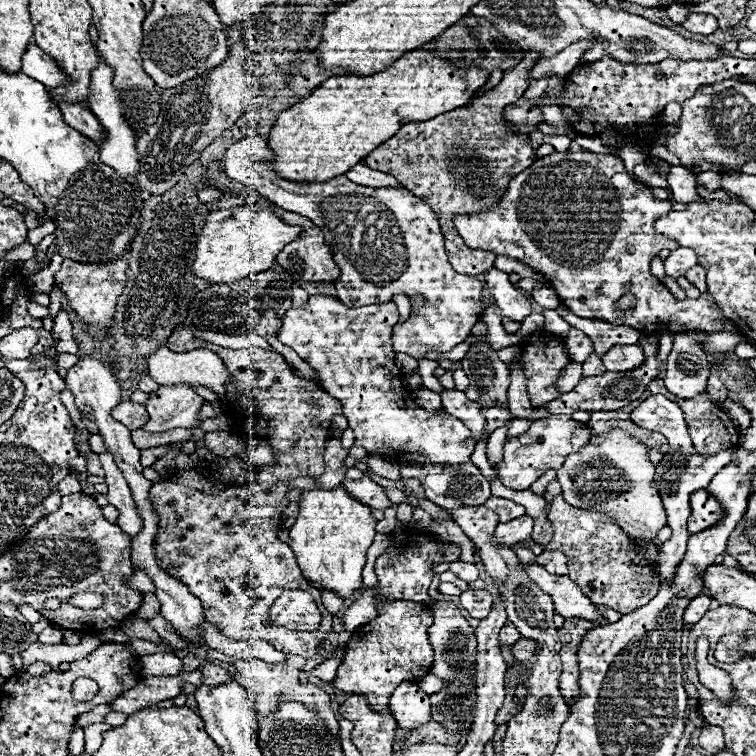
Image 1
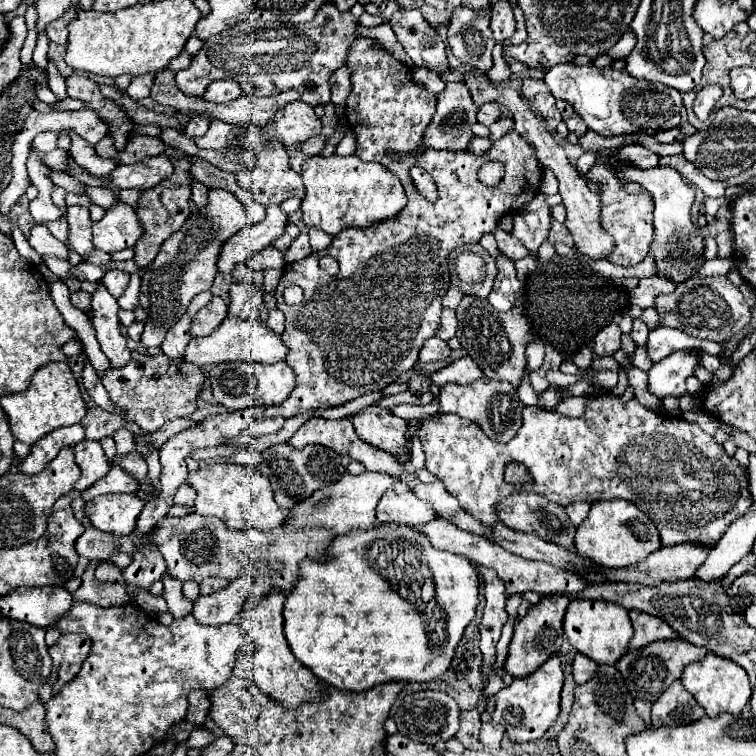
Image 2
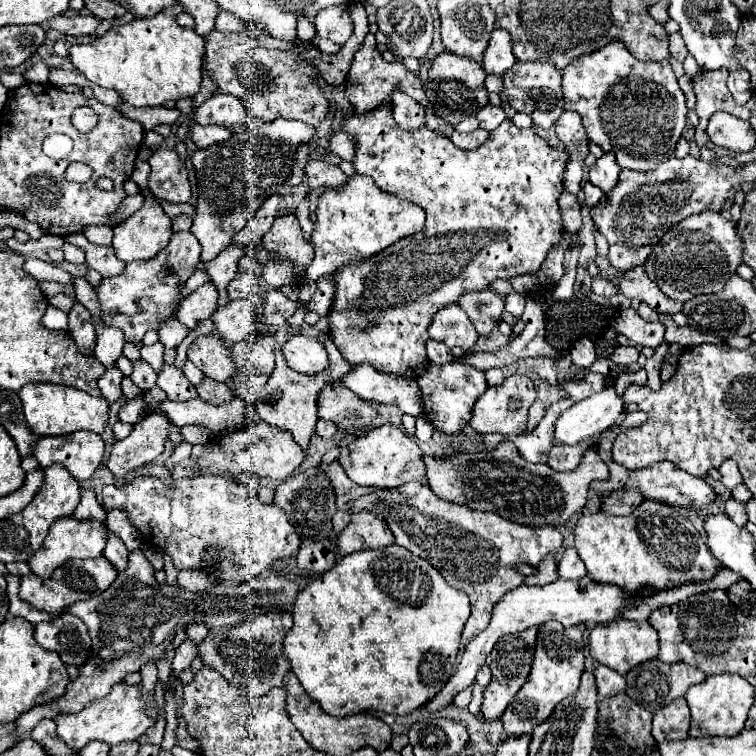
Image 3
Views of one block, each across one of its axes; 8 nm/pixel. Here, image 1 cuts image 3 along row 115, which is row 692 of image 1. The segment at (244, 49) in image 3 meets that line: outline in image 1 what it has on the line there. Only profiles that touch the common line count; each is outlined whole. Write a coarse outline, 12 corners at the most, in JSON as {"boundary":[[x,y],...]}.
{"boundary":[[302,656],[282,664],[244,658],[234,664],[254,710],[270,716],[300,702],[340,740],[330,696],[300,684]]}

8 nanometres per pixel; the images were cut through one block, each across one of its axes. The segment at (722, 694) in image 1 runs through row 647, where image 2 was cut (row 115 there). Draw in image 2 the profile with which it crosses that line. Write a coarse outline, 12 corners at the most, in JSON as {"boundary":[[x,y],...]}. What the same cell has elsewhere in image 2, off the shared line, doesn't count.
{"boundary":[[708,84],[696,94],[694,112],[708,120],[722,96],[718,84]]}

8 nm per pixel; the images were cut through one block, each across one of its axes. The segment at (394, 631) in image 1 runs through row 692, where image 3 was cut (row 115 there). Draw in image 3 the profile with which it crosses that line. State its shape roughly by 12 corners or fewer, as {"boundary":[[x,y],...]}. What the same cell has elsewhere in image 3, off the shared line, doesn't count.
{"boundary":[[390,106],[354,170],[426,224],[336,274],[352,366],[418,378],[432,316],[534,274],[568,154],[504,120],[476,150]]}

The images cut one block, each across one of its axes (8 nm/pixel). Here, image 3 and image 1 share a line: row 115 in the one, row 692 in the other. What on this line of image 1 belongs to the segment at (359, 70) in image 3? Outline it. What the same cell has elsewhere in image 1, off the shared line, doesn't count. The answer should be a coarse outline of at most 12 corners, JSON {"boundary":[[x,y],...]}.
{"boundary":[[426,674],[417,684],[428,695],[440,692],[444,682]]}

